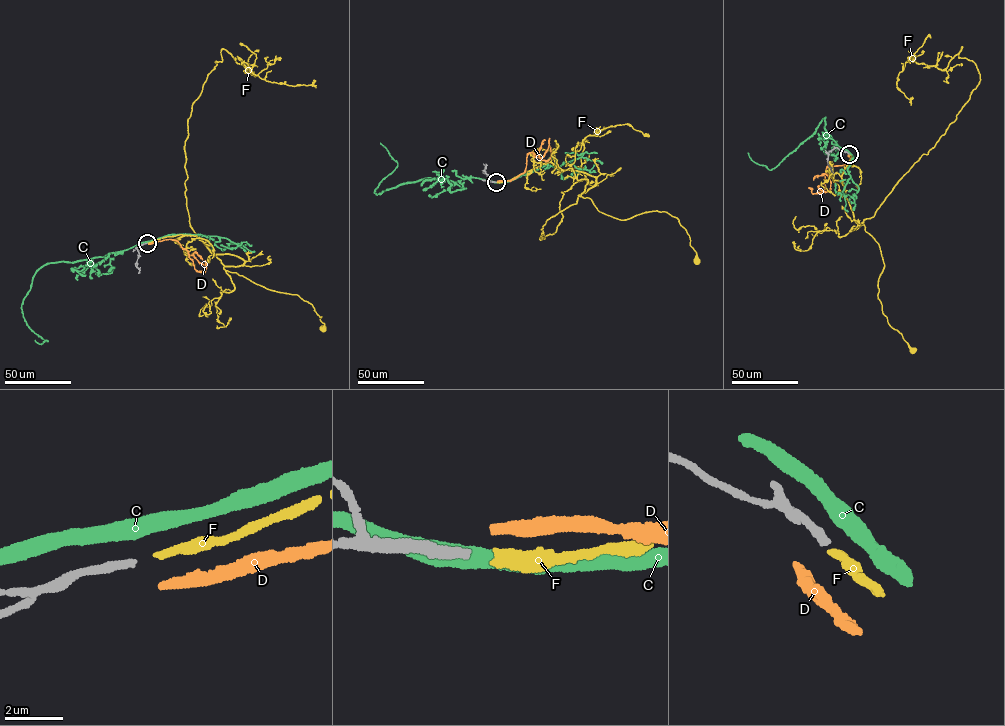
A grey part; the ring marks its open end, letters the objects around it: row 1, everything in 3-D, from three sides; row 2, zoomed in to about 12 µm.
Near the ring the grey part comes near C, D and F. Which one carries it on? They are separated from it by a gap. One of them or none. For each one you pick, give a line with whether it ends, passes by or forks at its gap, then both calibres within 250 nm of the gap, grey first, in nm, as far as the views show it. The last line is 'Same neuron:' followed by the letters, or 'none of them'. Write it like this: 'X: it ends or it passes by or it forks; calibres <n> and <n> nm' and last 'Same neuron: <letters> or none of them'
F: it ends; calibres 280 and 340 nm
Same neuron: F

